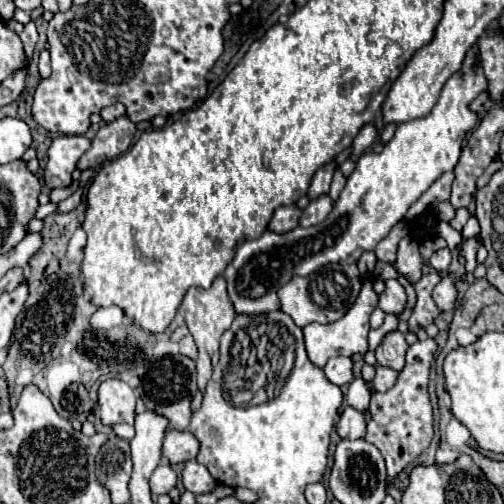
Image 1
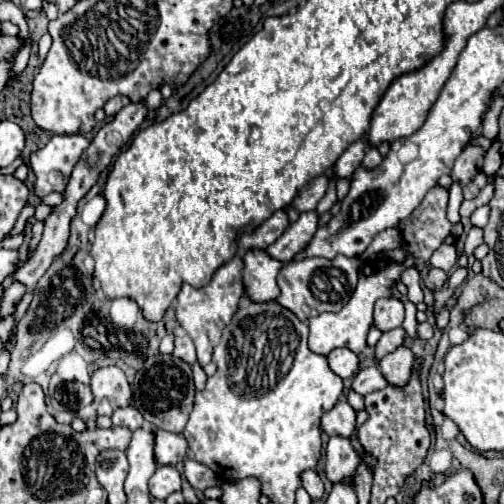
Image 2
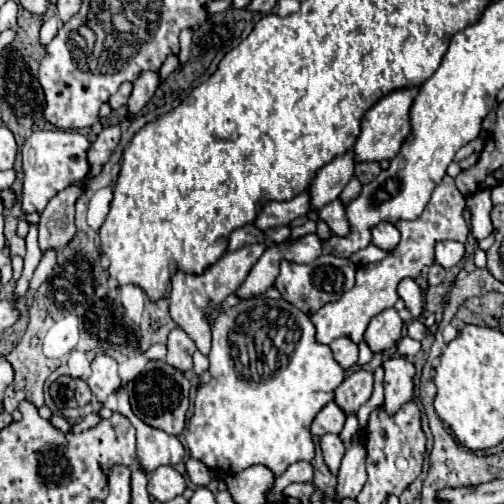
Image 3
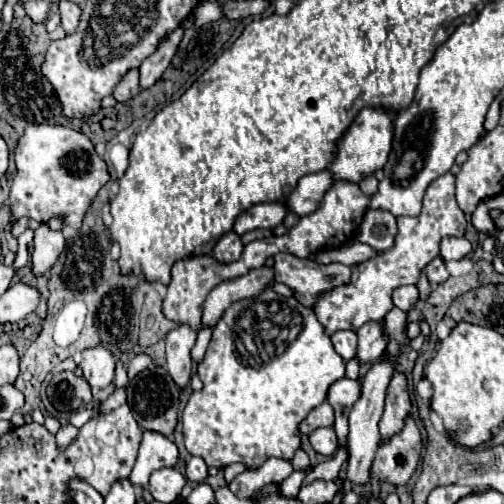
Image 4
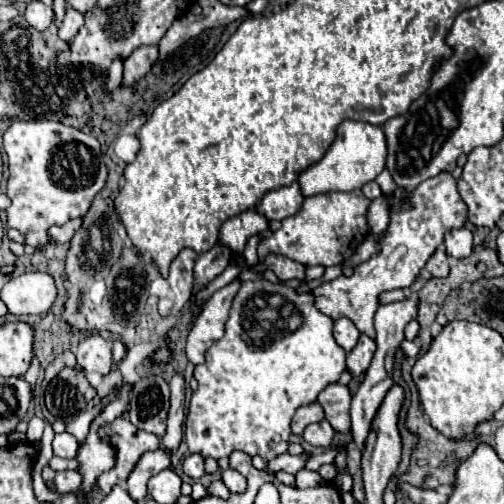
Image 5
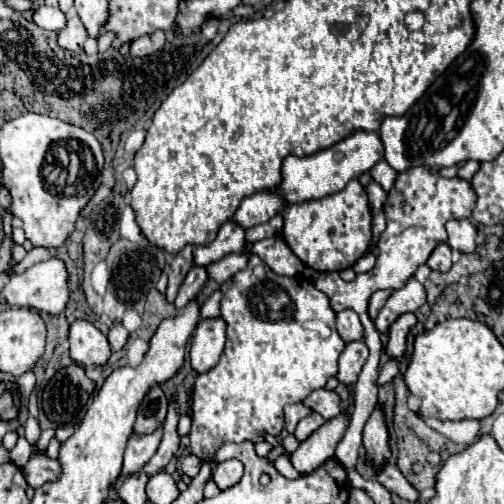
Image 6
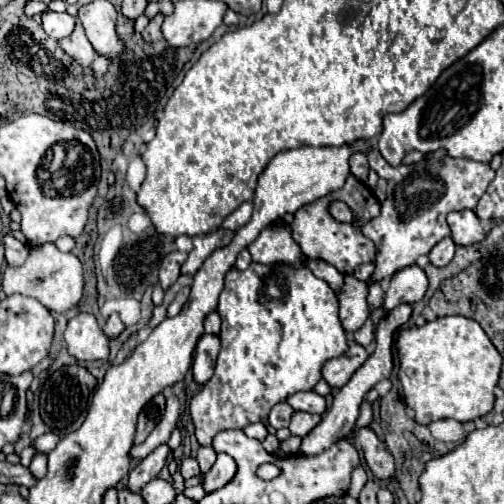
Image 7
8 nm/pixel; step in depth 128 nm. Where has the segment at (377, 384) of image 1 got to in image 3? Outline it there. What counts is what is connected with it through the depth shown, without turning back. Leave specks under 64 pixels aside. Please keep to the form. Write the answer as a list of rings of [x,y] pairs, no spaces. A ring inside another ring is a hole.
[[[356,368],[338,388],[336,388],[336,402],[346,412],[356,412],[362,404],[366,404],[372,396],[374,374],[362,368]]]

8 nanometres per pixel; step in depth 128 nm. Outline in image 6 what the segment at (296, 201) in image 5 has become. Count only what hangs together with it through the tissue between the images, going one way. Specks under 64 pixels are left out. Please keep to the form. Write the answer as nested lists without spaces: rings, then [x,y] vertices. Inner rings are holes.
[[[264,190],[264,192],[258,192],[258,194],[244,198],[232,220],[248,230],[256,224],[268,222],[270,218],[280,214],[284,206],[286,206],[284,200],[280,200],[280,196],[276,196],[276,192]]]

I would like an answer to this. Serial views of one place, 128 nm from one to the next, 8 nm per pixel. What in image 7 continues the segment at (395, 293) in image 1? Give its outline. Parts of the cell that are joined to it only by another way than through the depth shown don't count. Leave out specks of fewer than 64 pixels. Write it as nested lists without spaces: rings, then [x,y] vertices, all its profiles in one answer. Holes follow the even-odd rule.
[[[350,336],[350,350],[338,358],[328,360],[322,368],[322,376],[332,388],[342,388],[352,378],[352,372],[356,372],[356,368],[360,368],[360,364],[364,364],[366,358],[368,358],[366,348],[356,344],[354,338]]]

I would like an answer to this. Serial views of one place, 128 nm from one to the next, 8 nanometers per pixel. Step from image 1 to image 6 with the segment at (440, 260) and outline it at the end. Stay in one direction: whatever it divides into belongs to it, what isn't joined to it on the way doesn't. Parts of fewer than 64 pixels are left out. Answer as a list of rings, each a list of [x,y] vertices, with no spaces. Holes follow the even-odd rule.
[[[450,220],[446,222],[446,232],[448,232],[448,246],[458,252],[474,252],[476,244],[476,226],[472,220]]]

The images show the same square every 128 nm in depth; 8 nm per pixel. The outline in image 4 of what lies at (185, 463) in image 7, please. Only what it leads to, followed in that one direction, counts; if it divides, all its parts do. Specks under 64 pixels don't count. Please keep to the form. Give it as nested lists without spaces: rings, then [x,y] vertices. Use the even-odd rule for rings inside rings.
[[[192,456],[192,460],[186,464],[186,478],[188,478],[190,482],[200,484],[200,482],[206,480],[206,476],[208,476],[208,466],[206,466],[206,462],[204,462],[202,458],[198,458],[198,456]]]

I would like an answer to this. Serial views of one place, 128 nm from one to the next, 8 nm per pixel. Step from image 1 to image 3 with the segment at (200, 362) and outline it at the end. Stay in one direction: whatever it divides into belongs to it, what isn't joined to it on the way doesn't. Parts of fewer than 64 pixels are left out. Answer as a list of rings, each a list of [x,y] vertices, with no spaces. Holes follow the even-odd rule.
[[[254,244],[254,246],[238,248],[236,252],[226,252],[216,264],[212,264],[200,276],[184,274],[184,272],[176,272],[172,276],[172,292],[170,292],[170,298],[168,298],[168,302],[170,302],[170,316],[194,340],[196,348],[204,356],[208,356],[208,352],[210,352],[210,338],[212,338],[210,314],[214,310],[218,310],[220,304],[242,286],[242,282],[246,280],[250,268],[262,256],[264,248],[266,248],[264,244]]]

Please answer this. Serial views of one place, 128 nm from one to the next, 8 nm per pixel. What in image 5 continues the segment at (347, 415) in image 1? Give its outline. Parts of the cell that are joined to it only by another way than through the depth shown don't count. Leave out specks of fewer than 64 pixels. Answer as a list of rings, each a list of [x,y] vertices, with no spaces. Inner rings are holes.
[[[318,402],[308,404],[308,406],[302,406],[302,408],[296,410],[296,414],[294,414],[294,418],[292,418],[292,434],[302,436],[304,428],[306,428],[308,424],[316,424],[316,422],[320,422],[320,420],[324,420],[324,410],[320,408]]]

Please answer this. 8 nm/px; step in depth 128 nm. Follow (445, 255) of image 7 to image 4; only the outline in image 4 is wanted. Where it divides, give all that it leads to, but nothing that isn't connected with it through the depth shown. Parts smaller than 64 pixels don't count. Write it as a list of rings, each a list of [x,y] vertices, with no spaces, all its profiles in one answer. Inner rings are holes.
[[[434,258],[428,266],[426,266],[426,276],[428,280],[436,286],[436,284],[442,284],[446,278],[448,278],[448,272],[446,272],[446,266],[442,262],[442,258]]]

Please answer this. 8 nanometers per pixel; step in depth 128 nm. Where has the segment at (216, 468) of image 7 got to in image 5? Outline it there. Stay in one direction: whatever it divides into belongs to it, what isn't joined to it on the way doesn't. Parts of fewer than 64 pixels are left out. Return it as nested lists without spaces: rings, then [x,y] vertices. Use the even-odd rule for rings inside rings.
[[[226,470],[222,472],[222,482],[228,486],[232,494],[244,494],[246,492],[246,480],[240,472],[236,470]]]

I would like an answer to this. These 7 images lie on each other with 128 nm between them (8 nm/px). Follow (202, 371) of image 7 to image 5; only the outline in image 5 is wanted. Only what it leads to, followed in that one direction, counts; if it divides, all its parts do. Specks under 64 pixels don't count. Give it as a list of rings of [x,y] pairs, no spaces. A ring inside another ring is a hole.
[[[232,280],[224,288],[216,290],[212,298],[206,302],[202,314],[194,322],[190,334],[188,334],[188,344],[186,344],[186,356],[192,364],[202,364],[206,350],[222,338],[224,334],[224,322],[228,320],[228,312],[232,306],[232,300],[236,292],[240,290],[242,280]]]

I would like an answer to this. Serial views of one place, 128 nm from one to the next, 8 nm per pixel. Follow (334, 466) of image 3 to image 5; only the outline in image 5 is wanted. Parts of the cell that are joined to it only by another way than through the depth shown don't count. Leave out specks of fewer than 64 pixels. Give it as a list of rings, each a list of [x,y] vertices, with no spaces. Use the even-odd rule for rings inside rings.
[[[322,420],[304,430],[304,440],[316,448],[330,448],[334,442],[334,430],[326,420]]]

